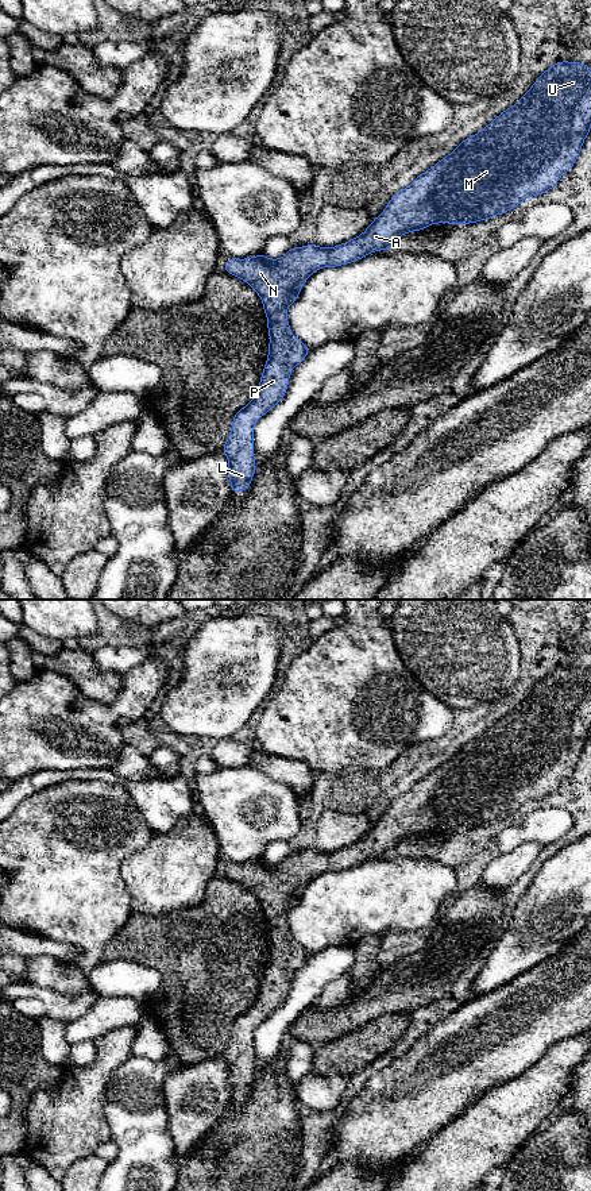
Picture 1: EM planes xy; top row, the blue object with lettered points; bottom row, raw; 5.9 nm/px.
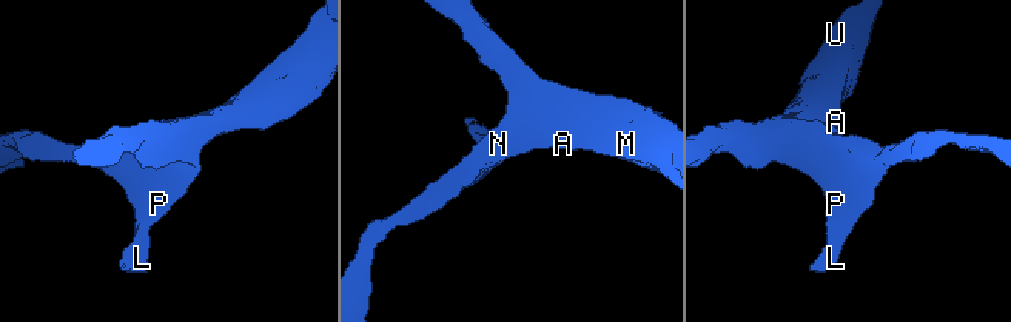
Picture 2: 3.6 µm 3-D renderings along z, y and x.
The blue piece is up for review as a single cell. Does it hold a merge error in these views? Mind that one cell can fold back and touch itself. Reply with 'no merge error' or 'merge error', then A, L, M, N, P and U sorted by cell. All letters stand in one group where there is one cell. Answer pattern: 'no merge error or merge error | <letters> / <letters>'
no merge error | A L M N P U

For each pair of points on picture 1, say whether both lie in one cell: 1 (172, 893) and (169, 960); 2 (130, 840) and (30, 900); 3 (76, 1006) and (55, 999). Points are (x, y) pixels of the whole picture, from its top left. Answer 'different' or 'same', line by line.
1: different
2: same
3: same

